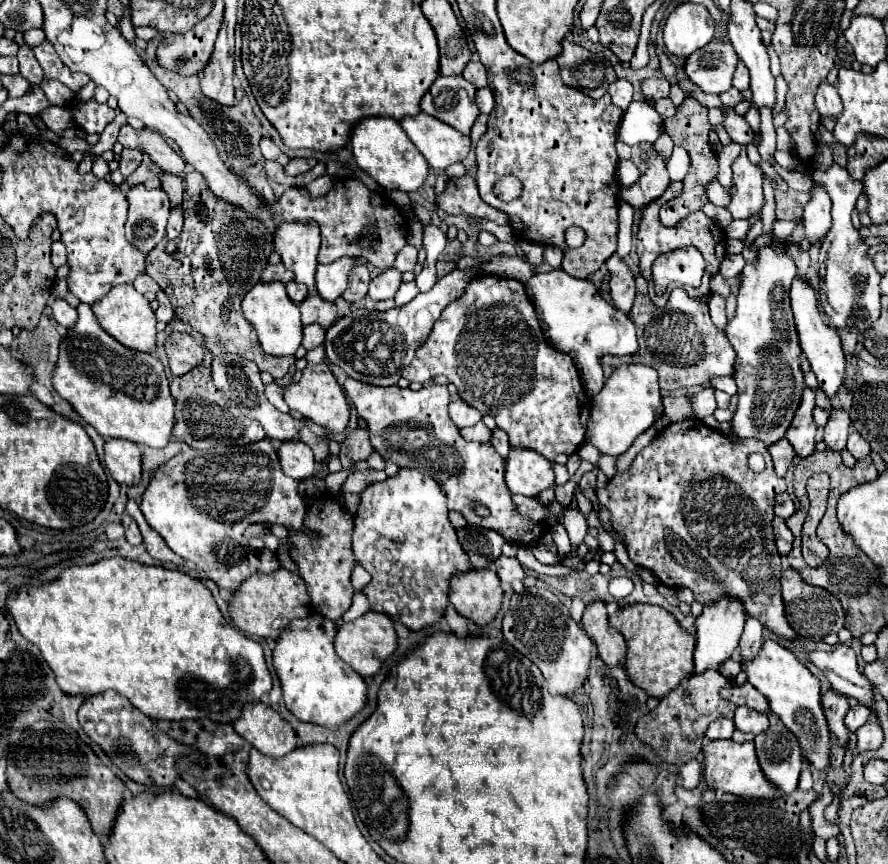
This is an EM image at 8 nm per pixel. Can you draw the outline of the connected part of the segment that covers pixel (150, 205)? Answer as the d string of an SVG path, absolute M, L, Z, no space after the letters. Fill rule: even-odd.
M134 185L126 193L128 197L128 221L126 237L132 245L150 253L166 235L168 221L168 195L162 187L148 189L146 185Z

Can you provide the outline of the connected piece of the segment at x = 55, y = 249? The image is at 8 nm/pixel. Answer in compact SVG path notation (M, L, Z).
M62 241L52 243L52 265L54 267L66 265L66 249L64 249L64 243Z

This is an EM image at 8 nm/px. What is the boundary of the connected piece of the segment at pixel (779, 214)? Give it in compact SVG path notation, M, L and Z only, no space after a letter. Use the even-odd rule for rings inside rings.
M776 189L776 219L802 221L804 205L810 201L810 193L800 191L778 191Z

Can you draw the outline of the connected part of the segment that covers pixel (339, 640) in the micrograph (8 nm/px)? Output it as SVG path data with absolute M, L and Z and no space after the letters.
M368 611L362 617L344 623L336 635L336 653L346 665L350 665L362 677L376 675L382 669L382 663L396 651L396 647L398 647L398 637L394 631L394 623L384 613Z

